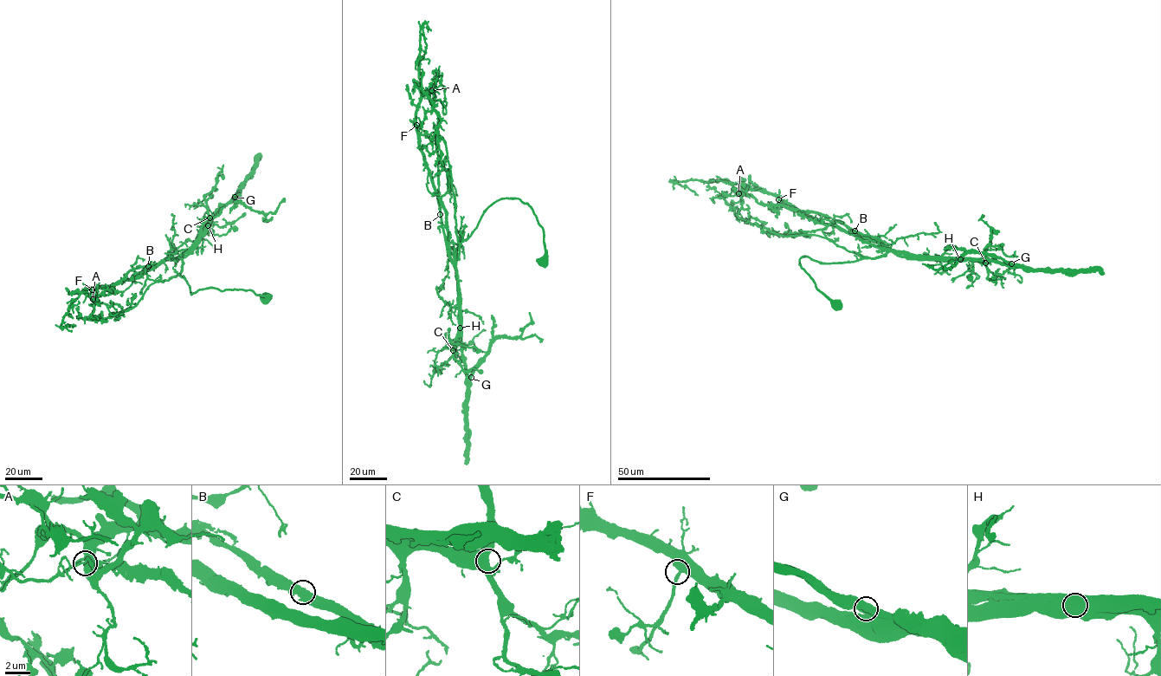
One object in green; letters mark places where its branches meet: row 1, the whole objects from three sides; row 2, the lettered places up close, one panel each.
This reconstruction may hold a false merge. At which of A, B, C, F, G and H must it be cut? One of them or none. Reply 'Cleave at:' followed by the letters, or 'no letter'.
Cleave at: H

